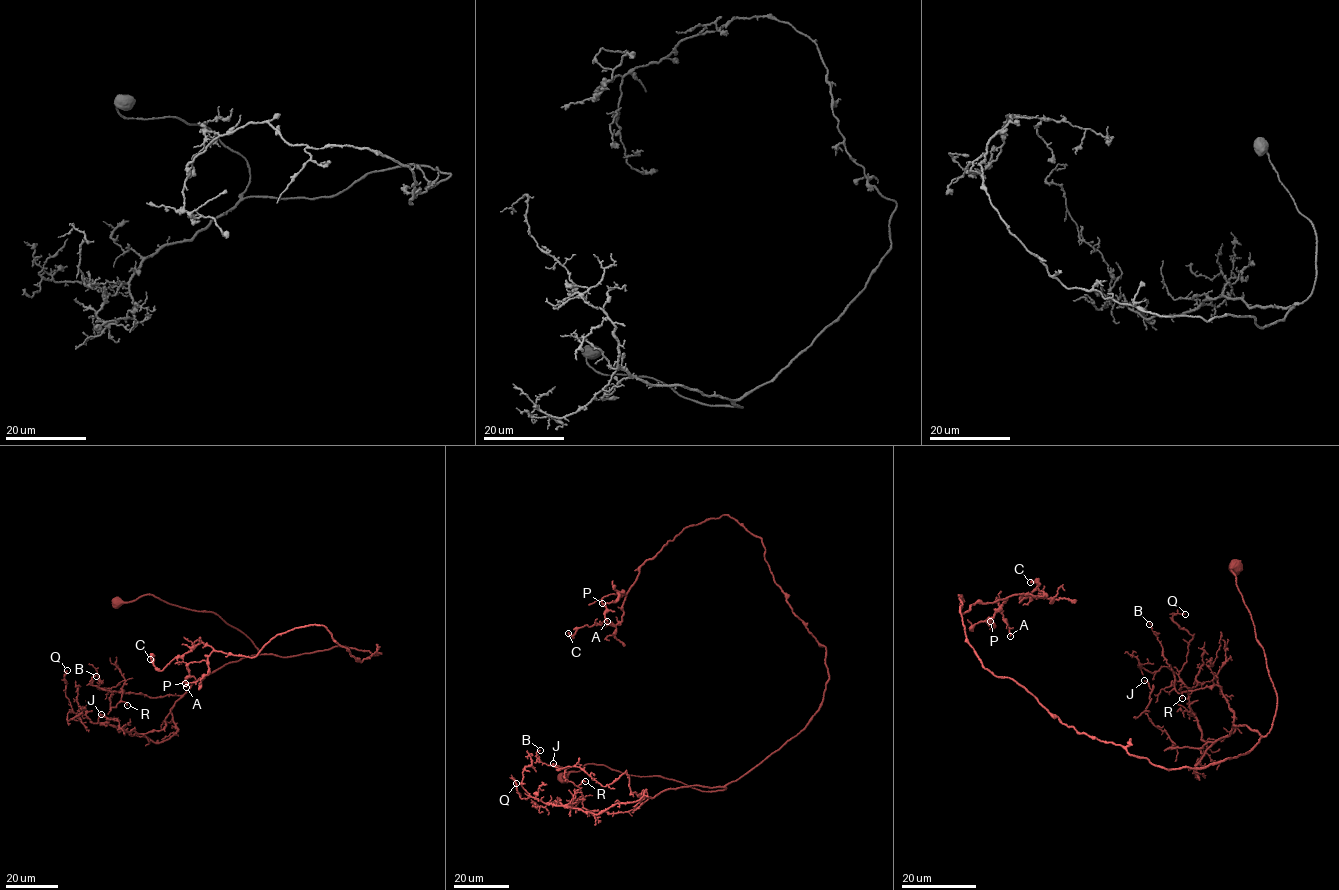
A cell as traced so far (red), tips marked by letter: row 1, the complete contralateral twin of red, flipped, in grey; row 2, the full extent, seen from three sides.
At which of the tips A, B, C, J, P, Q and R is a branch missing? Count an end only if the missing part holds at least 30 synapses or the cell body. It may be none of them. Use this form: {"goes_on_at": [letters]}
{"goes_on_at": []}

